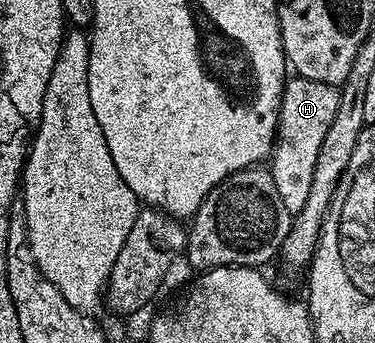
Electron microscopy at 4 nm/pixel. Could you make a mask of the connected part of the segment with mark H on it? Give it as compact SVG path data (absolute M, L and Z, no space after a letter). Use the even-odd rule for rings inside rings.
M290 77L285 83L281 97L281 115L277 125L277 141L273 143L271 155L271 173L275 180L275 189L283 196L283 205L289 214L303 212L307 196L311 193L311 180L315 177L315 160L319 156L319 147L327 137L327 128L339 112L340 89L319 80Z

